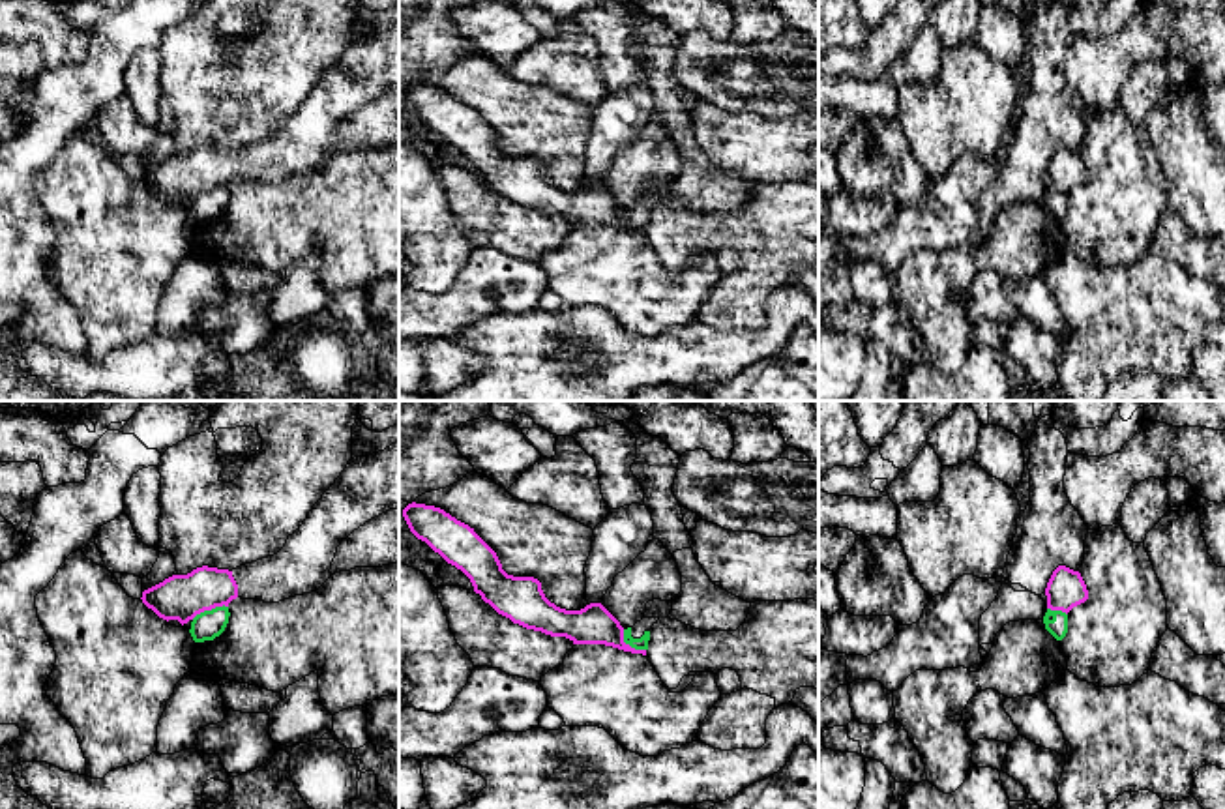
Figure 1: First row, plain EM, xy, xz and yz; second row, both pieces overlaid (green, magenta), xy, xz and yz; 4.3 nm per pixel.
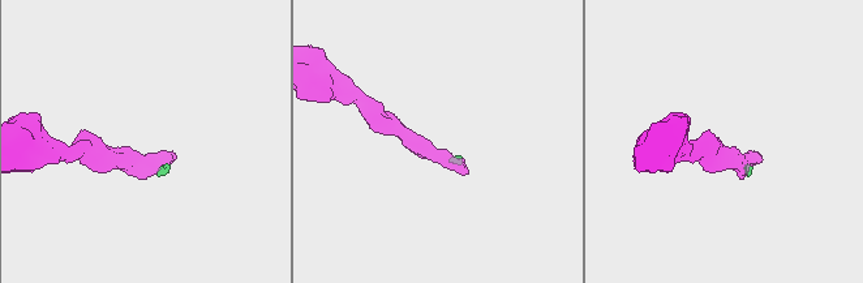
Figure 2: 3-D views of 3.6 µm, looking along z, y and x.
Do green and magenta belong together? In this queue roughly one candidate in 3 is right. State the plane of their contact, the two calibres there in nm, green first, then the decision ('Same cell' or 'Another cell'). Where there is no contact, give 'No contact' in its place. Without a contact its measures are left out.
Touches green in xy. Thickness 120 nm (green) against 190 nm. Another cell

